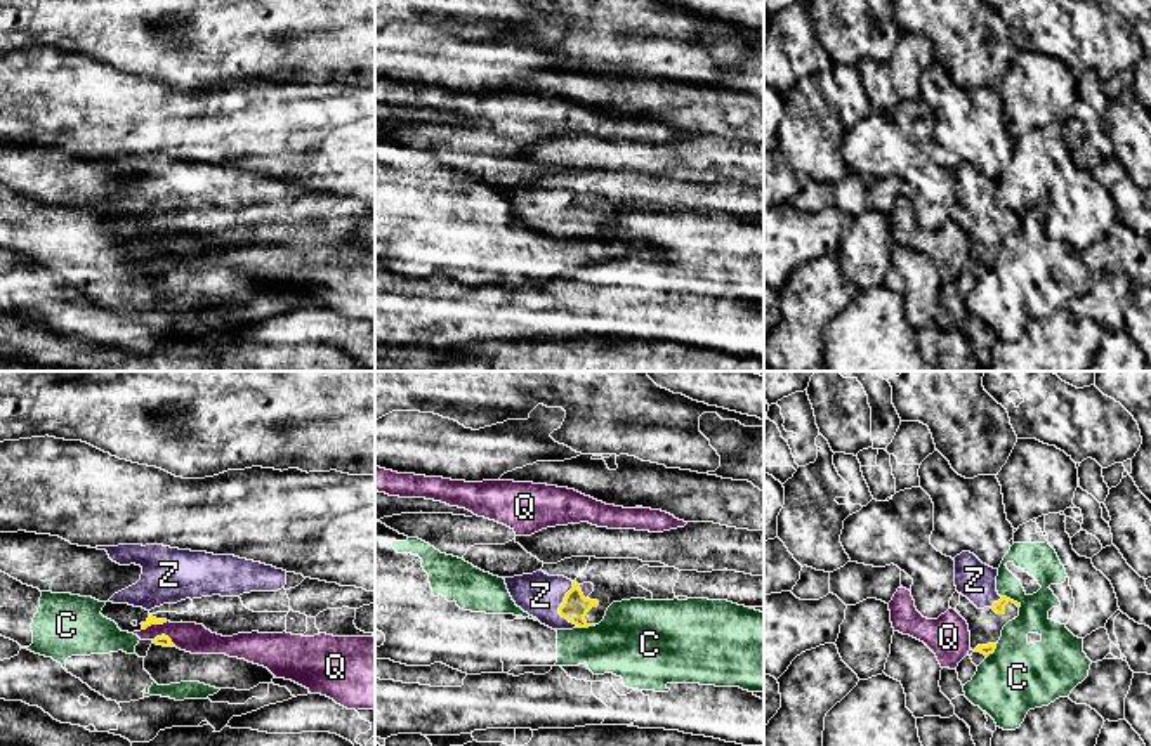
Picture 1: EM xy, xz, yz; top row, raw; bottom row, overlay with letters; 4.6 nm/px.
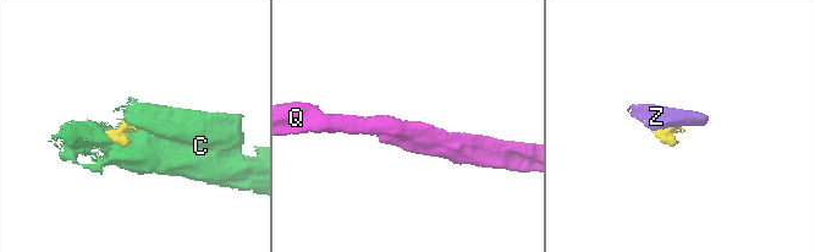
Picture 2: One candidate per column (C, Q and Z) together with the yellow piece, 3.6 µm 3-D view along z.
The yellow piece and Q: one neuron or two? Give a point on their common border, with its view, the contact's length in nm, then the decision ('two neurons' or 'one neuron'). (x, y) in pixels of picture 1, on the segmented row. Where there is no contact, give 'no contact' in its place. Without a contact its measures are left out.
contact xy (155, 623); length 130 nm; two neurons

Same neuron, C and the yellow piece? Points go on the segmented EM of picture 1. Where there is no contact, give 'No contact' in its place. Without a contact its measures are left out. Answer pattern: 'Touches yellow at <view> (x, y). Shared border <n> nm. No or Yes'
Touches yellow at yz (1012, 601). Shared border 110 nm. No

